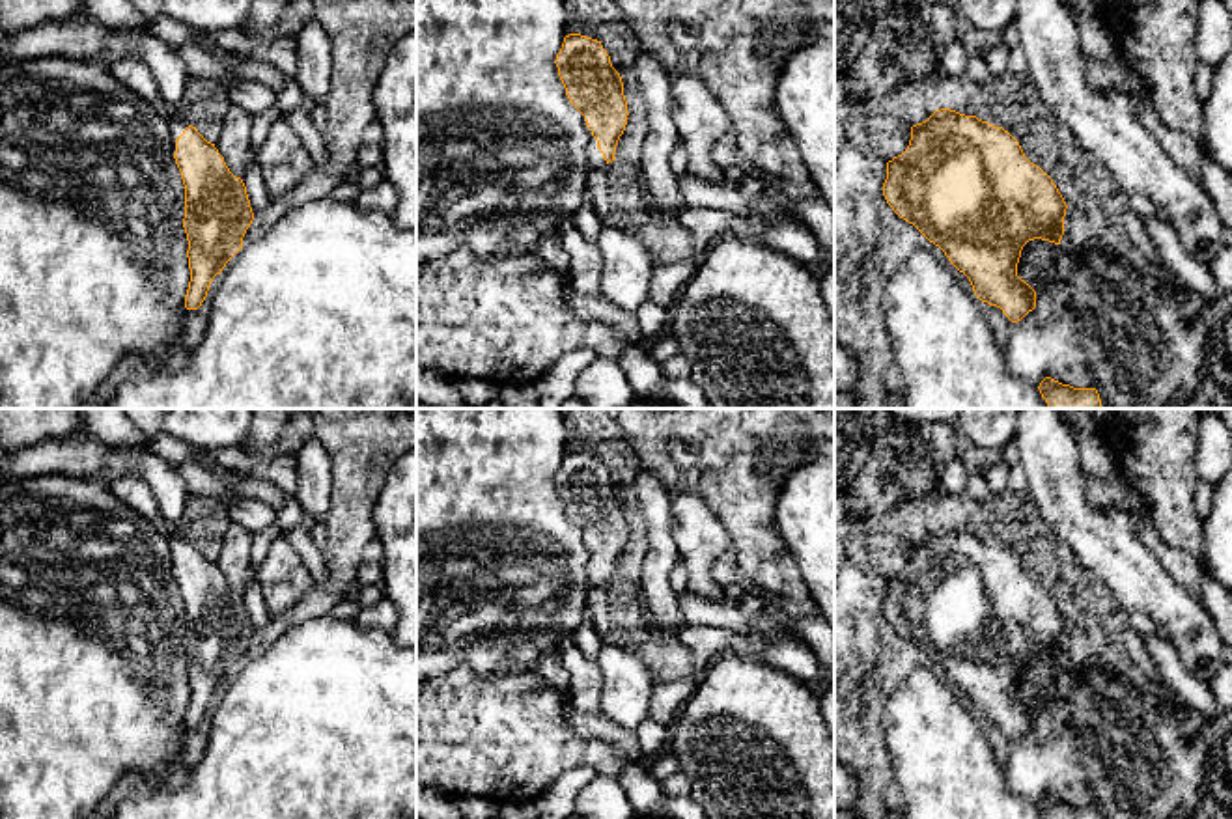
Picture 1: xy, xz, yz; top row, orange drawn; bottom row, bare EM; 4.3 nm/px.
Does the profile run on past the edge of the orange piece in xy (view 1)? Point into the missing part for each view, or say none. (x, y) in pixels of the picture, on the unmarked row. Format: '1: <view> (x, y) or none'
1: xy (176, 543)

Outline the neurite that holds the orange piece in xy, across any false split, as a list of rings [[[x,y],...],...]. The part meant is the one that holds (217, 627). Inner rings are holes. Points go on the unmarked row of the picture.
[[[172,526],[164,528],[172,571],[185,603],[183,645],[190,687],[185,726],[198,728],[213,696],[243,666],[254,631],[243,597],[230,590],[215,562]]]

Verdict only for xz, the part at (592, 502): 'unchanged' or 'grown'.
grown

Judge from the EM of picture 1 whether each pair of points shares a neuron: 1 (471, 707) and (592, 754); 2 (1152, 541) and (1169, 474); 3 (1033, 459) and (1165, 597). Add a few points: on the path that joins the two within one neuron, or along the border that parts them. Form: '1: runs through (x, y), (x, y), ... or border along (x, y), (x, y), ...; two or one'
1: runs through (501, 737), (519, 745), (562, 750); one
2: border along (1143, 506), (1156, 532), (1167, 543), (1193, 555); two
3: runs through (1059, 489), (1130, 562); one

